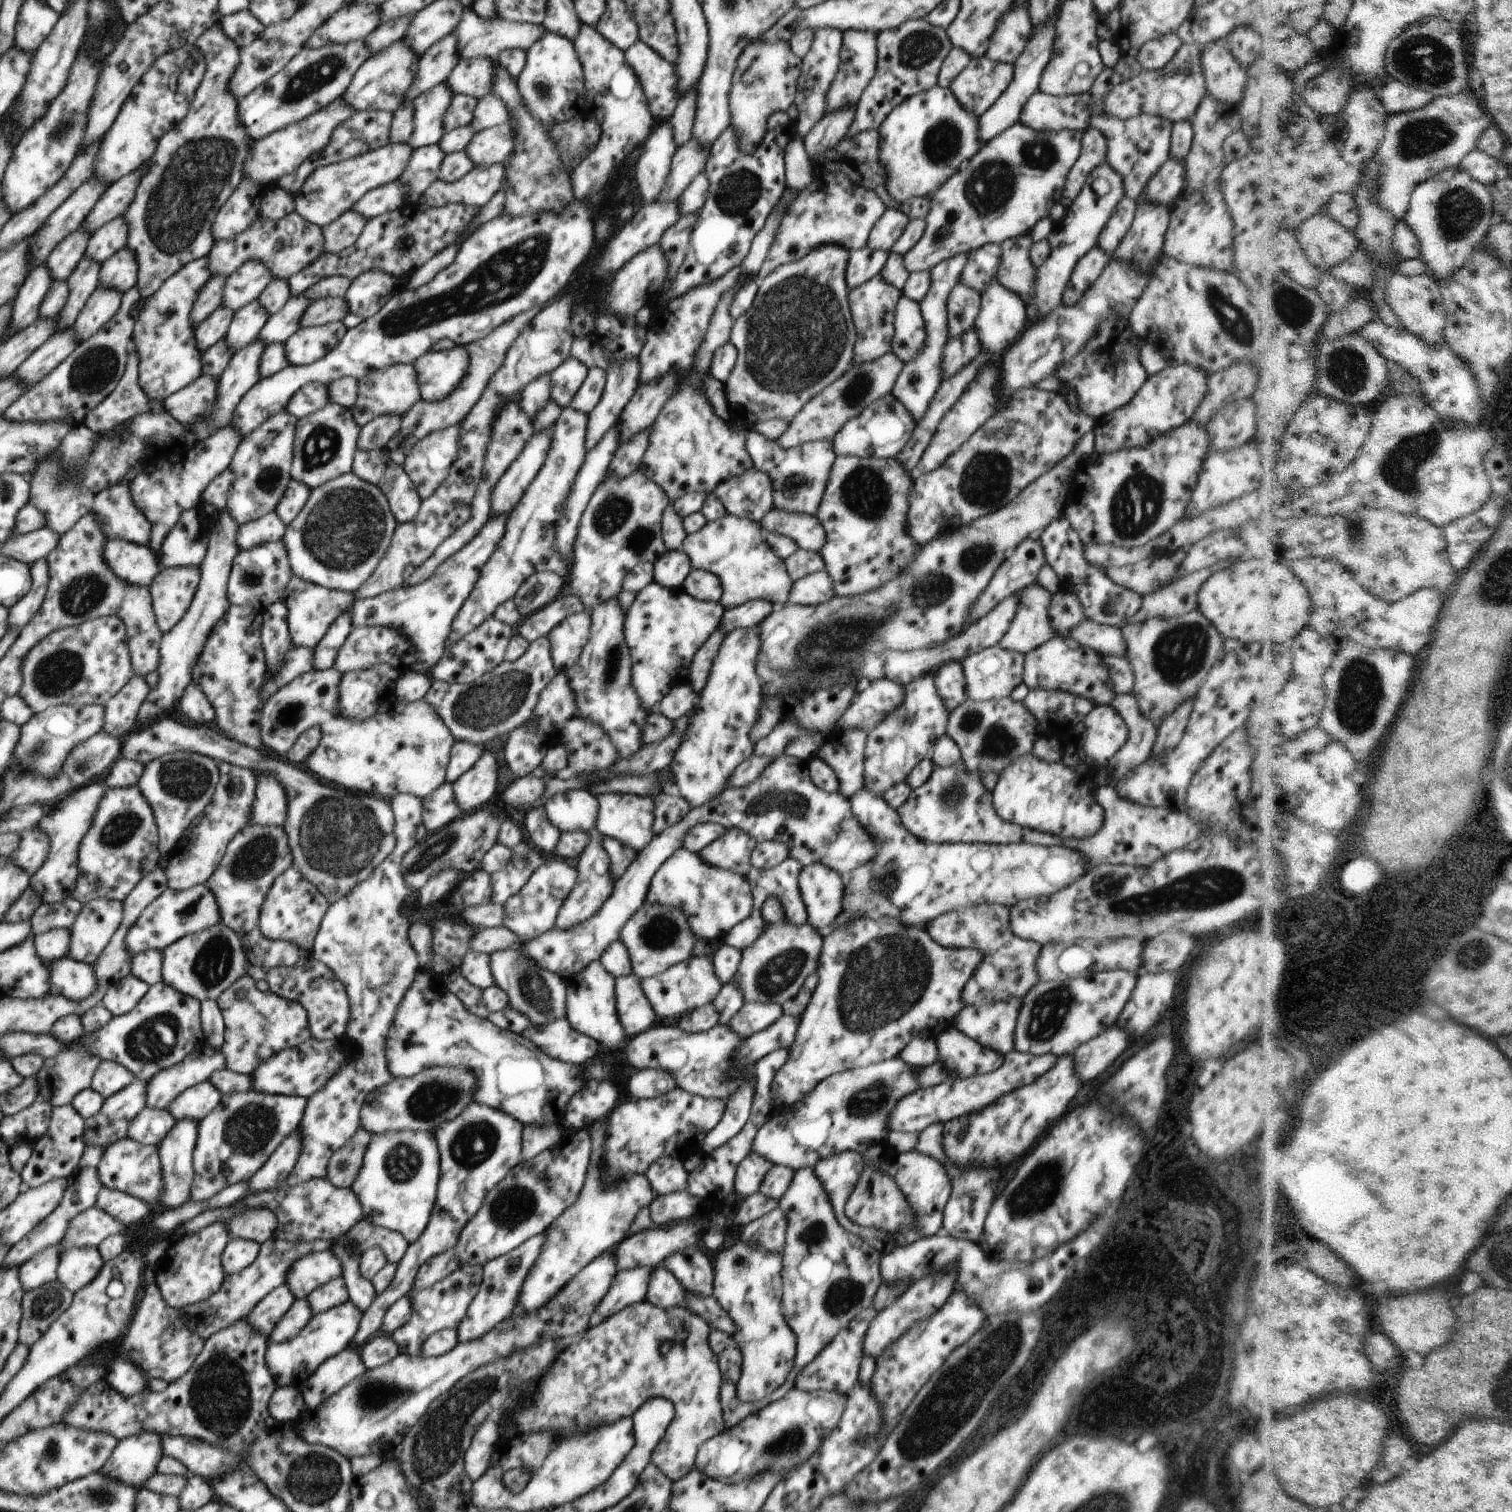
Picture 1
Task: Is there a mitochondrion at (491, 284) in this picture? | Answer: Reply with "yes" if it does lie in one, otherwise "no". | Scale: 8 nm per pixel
yes

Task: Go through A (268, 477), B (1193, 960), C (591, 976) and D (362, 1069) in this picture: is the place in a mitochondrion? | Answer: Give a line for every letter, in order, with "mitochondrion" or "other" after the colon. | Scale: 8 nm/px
A: mitochondrion
B: other
C: other
D: other

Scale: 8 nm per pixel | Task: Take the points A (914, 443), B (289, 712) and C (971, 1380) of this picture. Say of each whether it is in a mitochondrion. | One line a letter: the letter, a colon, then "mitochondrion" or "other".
A: other
B: mitochondrion
C: mitochondrion

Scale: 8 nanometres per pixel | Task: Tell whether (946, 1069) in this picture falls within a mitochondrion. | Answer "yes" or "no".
no

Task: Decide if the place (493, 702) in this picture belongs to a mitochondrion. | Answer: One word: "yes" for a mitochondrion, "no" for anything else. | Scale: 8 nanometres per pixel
yes

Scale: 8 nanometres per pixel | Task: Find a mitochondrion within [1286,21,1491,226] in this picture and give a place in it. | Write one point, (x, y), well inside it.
(1425, 60)

